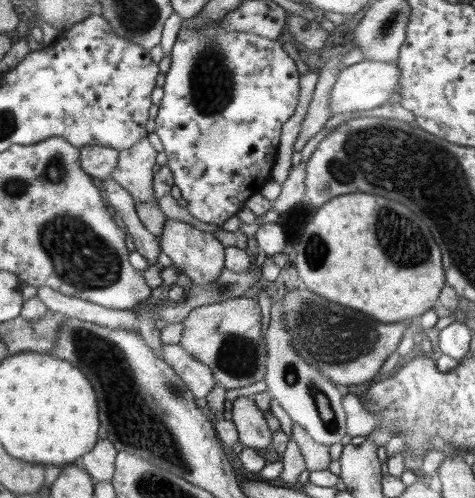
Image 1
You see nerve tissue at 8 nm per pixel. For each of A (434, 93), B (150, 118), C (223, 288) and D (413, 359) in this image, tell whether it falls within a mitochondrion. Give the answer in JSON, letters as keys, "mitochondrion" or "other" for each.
{"A":"other","B":"other","C":"mitochondrion","D":"other"}

